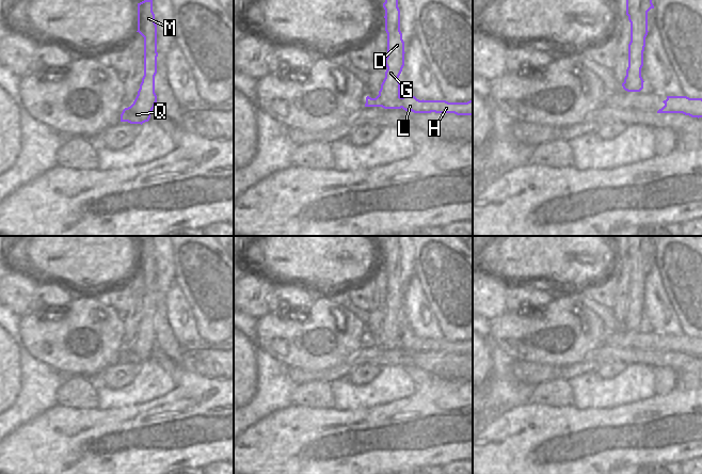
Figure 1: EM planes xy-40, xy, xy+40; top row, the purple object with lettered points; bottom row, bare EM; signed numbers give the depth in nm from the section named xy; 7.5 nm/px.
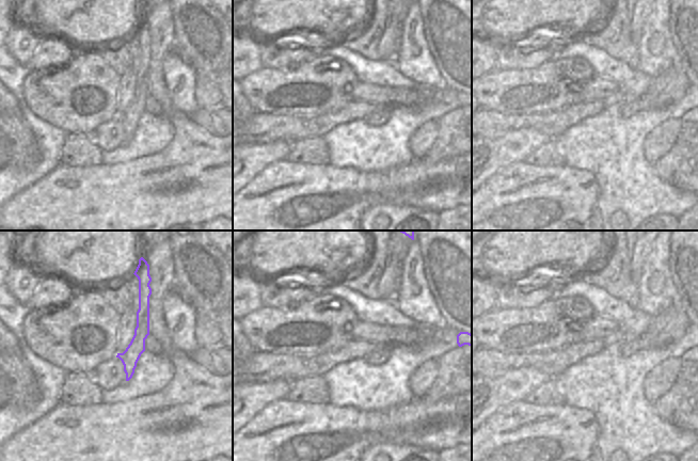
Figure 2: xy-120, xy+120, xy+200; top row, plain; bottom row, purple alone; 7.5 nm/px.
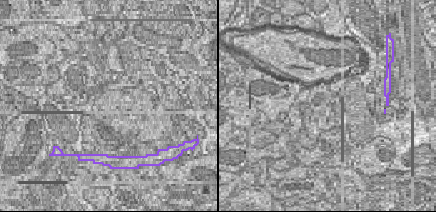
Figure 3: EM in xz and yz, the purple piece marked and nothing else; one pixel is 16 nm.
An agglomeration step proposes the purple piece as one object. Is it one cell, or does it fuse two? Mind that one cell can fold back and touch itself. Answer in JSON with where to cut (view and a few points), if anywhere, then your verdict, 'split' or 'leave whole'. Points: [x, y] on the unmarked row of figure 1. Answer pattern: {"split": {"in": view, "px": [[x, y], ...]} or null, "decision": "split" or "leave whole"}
{"split": {"in": "xy", "px": [[401, 336], [400, 346]]}, "decision": "split"}

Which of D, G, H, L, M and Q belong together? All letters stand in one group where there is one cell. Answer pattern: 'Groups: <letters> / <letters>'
Groups: D G M Q / H L

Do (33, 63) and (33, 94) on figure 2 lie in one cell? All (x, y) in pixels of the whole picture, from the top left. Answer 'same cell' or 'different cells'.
different cells

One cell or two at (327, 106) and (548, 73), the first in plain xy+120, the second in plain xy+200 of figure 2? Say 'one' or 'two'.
one

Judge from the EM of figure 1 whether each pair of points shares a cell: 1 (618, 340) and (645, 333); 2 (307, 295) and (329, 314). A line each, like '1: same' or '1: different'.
1: same
2: different

